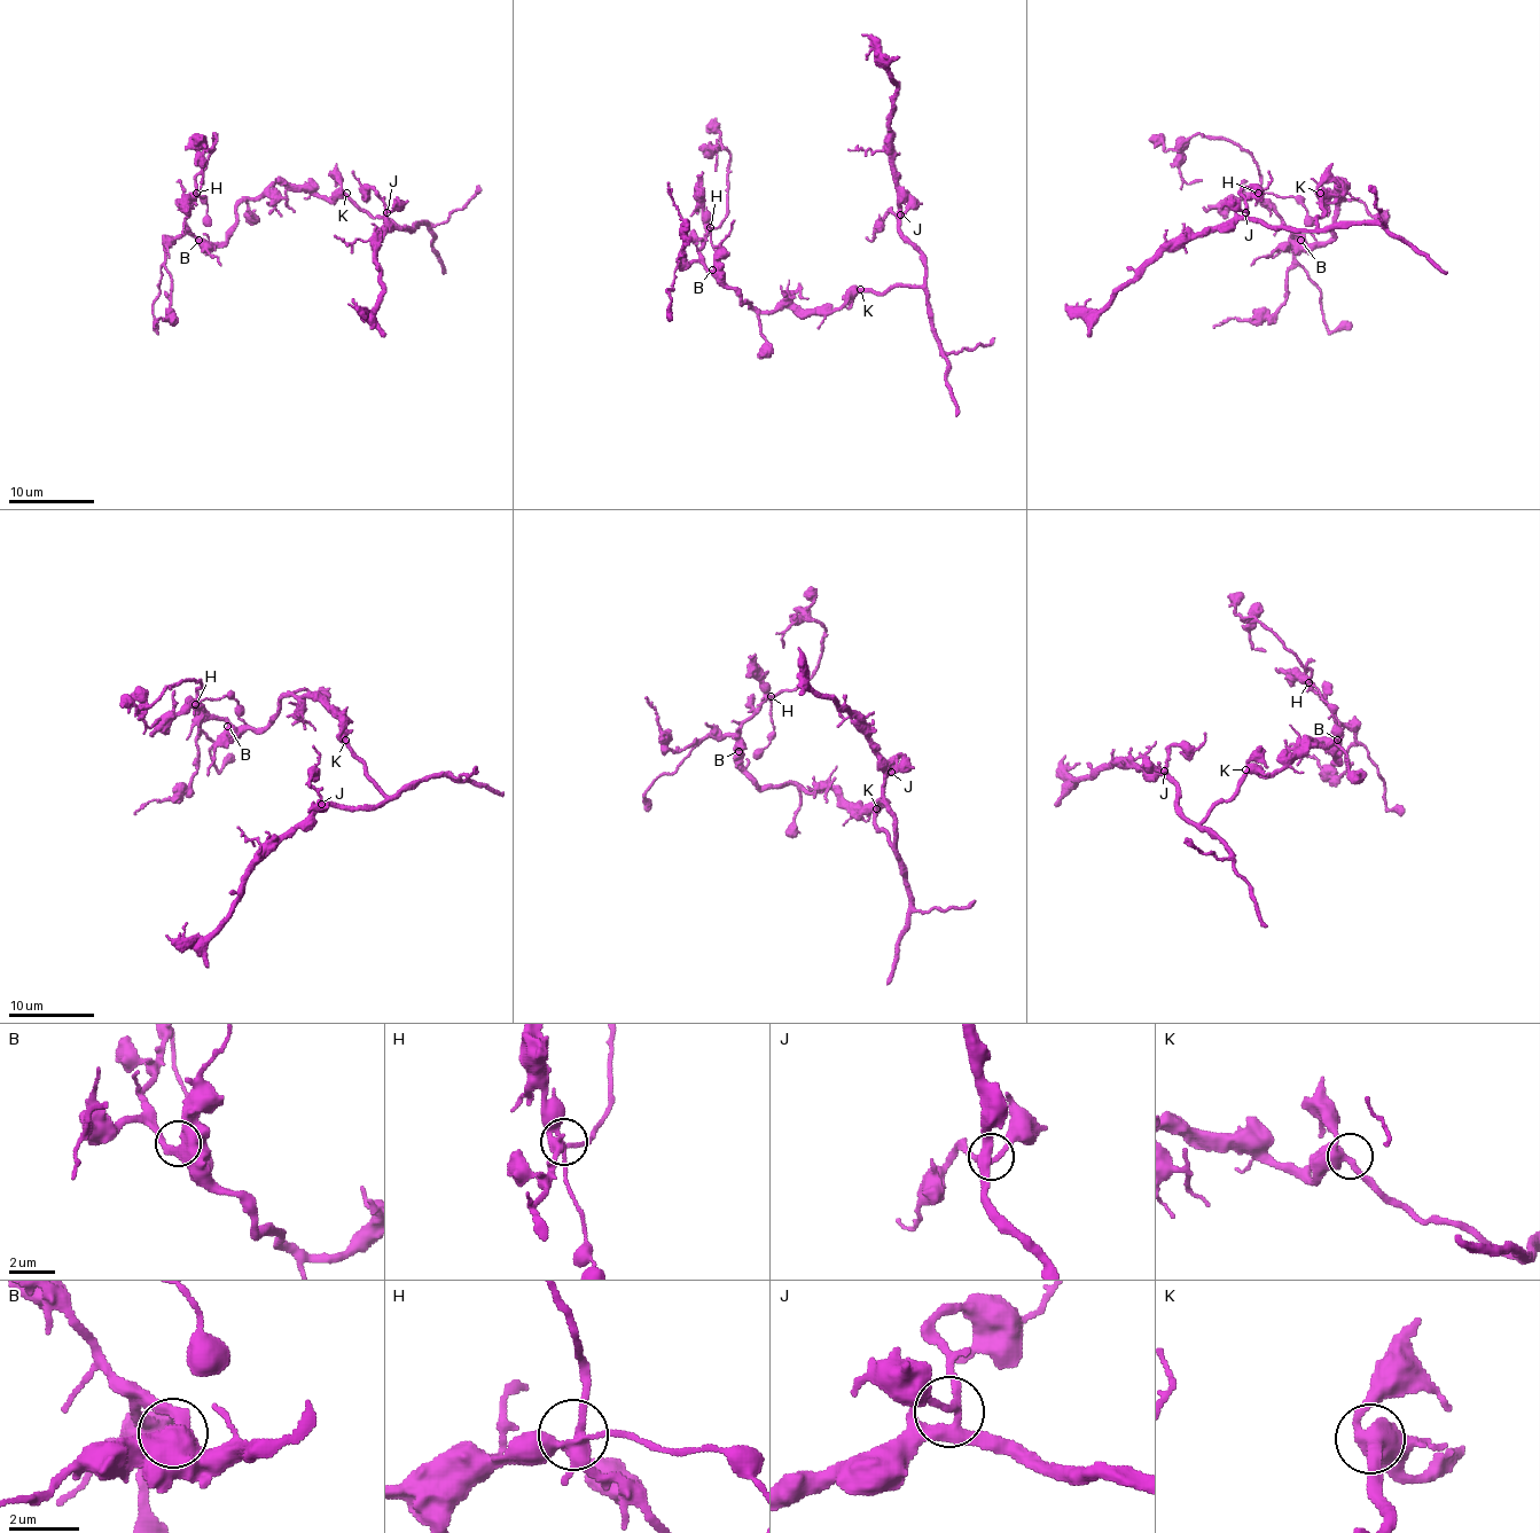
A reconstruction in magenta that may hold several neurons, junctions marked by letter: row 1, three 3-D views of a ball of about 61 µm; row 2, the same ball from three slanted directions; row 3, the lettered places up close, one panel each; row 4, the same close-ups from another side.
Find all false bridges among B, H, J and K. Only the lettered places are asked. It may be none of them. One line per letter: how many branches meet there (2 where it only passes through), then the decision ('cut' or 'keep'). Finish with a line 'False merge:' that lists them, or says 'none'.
B: 2 branches meet; keep
H: 5 branches meet; keep
J: 4 branches meet; keep
K: 3 branches meet; keep
False merge: none

